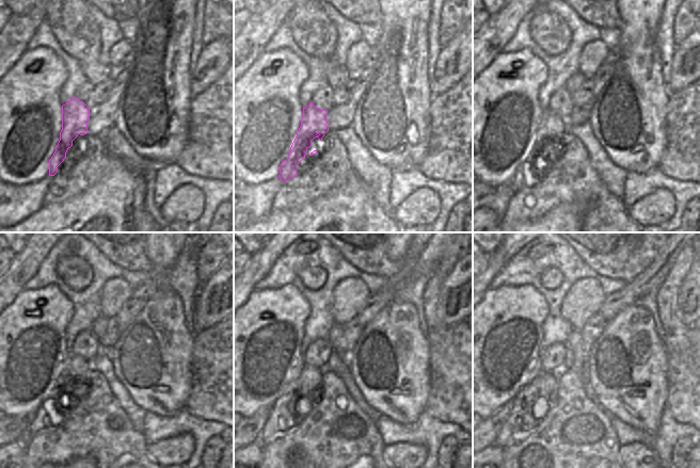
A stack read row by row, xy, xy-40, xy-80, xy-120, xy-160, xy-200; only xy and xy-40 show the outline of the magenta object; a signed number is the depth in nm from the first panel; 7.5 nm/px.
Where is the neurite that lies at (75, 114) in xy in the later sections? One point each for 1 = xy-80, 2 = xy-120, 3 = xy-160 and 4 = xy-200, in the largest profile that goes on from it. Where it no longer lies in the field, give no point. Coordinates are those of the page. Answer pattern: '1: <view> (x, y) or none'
1: xy-80 (549, 136)
2: xy-120 (46, 416)
3: xy-160 (282, 419)
4: xy-200 (520, 423)

